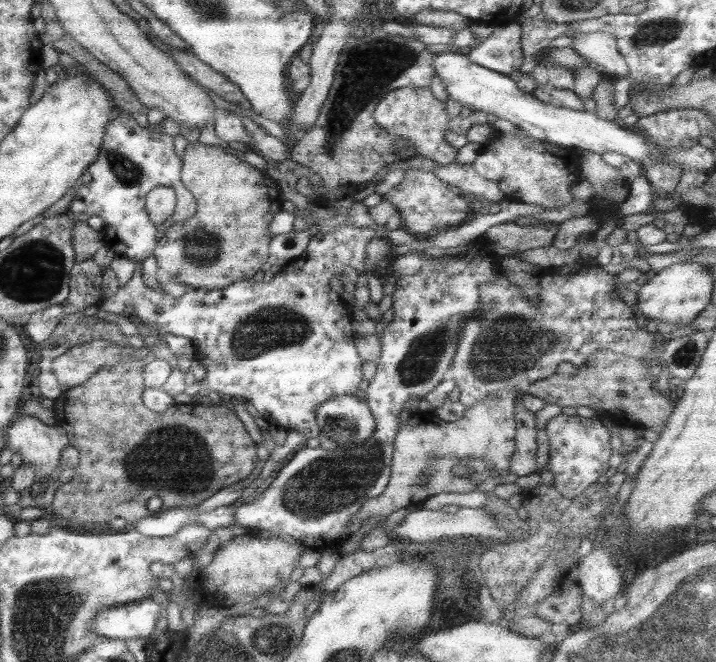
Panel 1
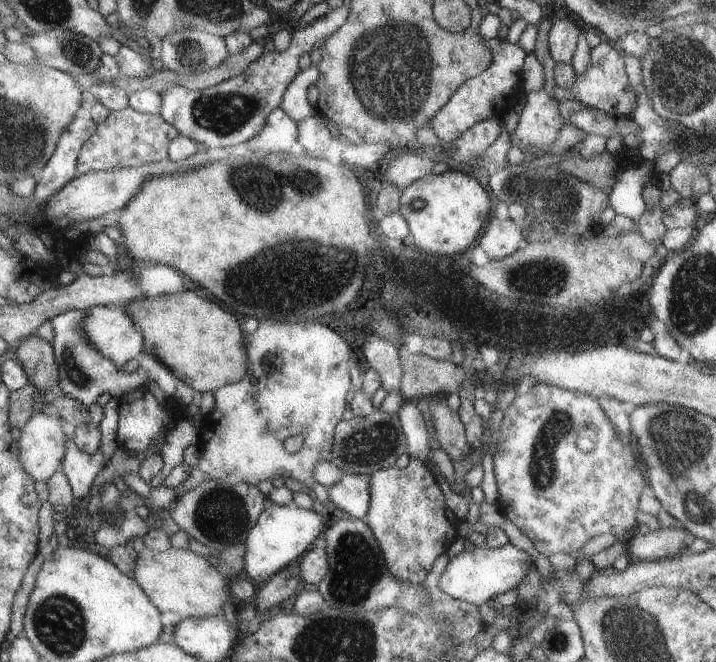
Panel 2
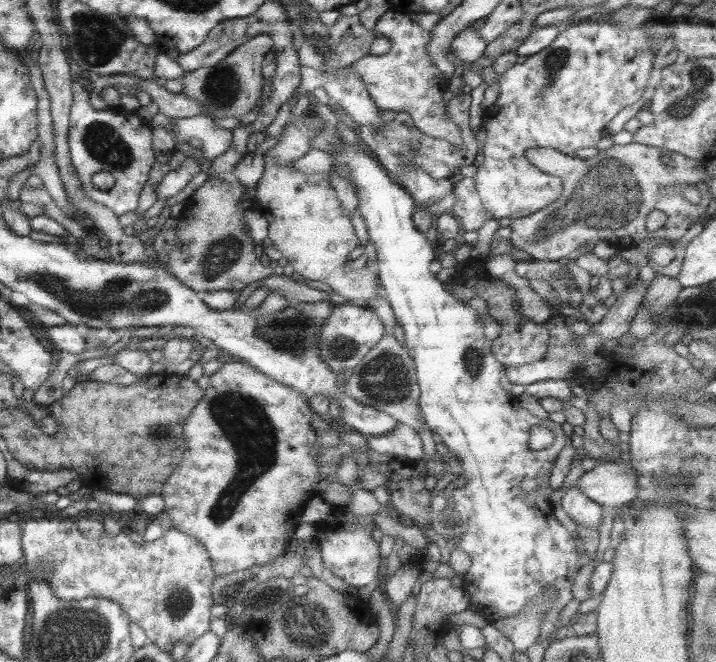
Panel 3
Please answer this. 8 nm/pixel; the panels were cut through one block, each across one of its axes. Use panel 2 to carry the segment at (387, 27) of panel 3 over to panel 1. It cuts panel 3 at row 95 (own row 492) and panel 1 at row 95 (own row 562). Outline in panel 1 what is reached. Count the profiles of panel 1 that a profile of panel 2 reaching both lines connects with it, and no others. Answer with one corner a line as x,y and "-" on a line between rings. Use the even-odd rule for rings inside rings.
411,86
396,88
384,94
373,107
372,117
377,126
395,139
403,139
415,145
416,156
428,158
438,166
447,166
454,162
456,150
445,141
444,135
451,131
456,135
466,136
473,125
483,125
488,122
483,112
471,112
467,117
460,115
448,119
443,102
433,98
427,86
415,88

